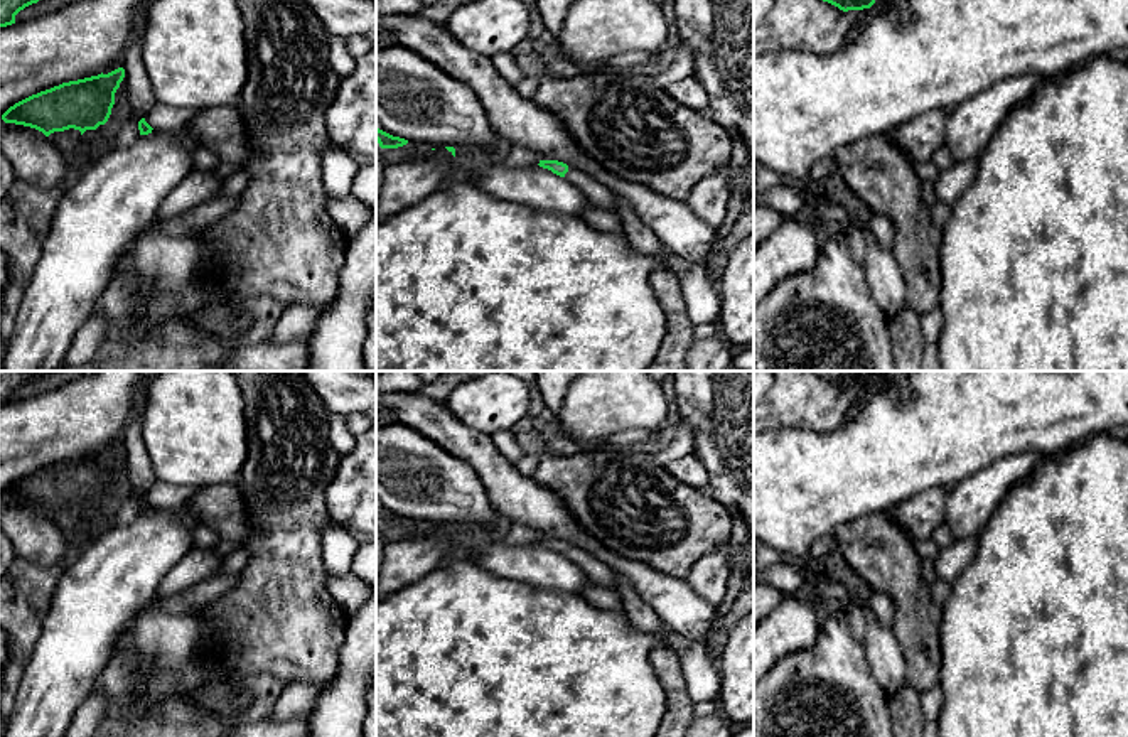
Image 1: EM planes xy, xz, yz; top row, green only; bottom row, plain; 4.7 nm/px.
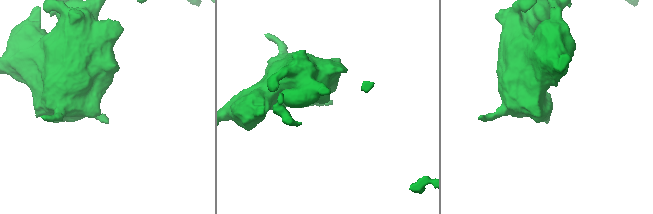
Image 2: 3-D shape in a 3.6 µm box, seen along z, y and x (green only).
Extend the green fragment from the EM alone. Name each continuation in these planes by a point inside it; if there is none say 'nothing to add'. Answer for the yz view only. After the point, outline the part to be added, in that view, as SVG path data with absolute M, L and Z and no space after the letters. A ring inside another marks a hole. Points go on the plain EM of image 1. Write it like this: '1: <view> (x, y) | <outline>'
nothing to add

